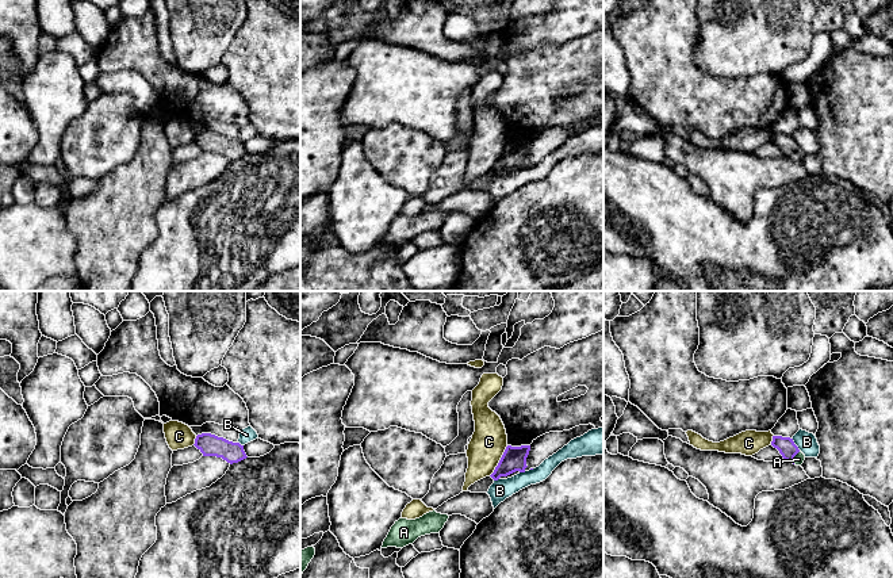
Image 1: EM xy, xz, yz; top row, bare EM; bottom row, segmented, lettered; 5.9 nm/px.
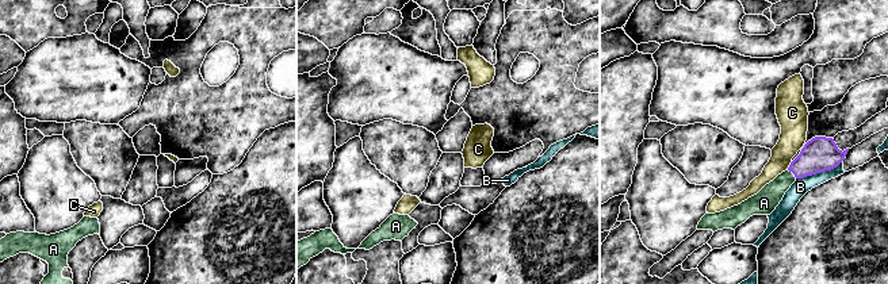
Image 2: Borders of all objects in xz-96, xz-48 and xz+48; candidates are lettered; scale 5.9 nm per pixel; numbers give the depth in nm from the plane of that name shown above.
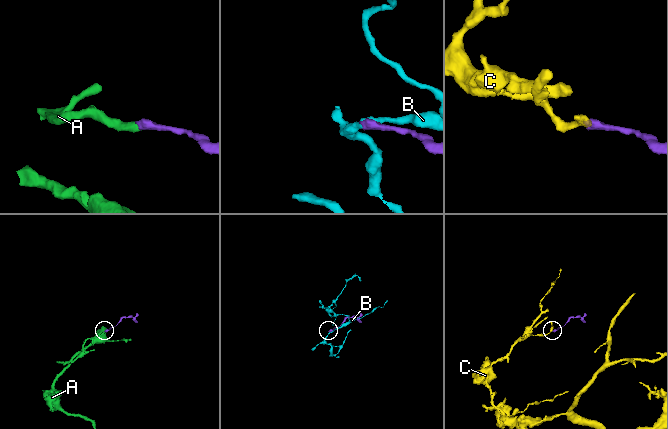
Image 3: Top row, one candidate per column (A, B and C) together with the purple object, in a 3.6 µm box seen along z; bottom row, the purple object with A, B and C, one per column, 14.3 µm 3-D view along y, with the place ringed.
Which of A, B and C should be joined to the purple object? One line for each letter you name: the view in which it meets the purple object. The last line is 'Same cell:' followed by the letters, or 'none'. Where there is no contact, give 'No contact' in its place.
A: Touches purple in yz
Same cell: A

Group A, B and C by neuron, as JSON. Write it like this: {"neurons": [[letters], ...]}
{"neurons": [["A"], ["B"], ["C"]]}

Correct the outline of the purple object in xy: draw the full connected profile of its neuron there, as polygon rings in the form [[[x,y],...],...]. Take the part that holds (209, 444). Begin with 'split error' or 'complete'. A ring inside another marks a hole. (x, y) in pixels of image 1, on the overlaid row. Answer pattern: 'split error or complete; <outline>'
complete; [[[211,433],[198,435],[193,445],[203,453],[203,456],[222,458],[230,464],[248,458],[244,445]]]

